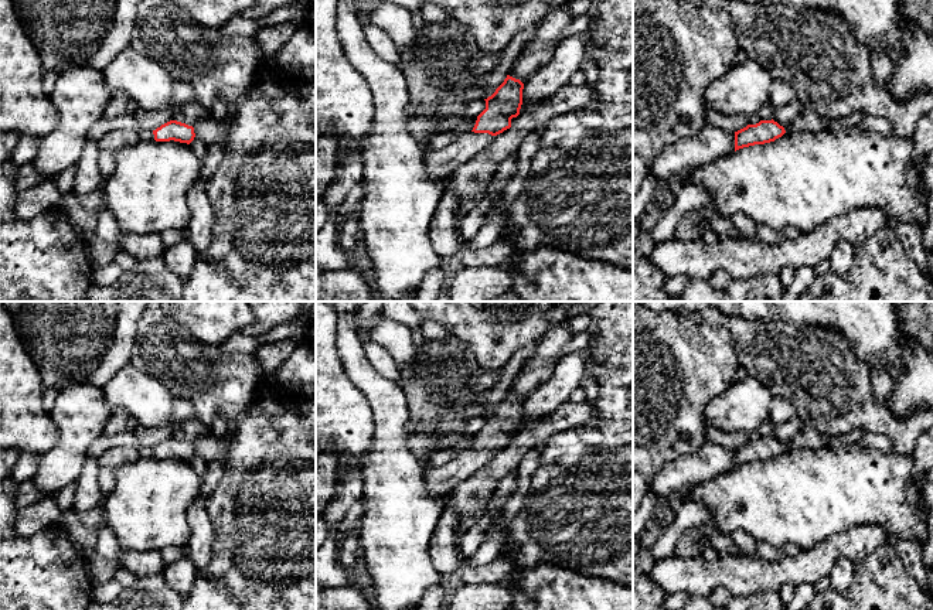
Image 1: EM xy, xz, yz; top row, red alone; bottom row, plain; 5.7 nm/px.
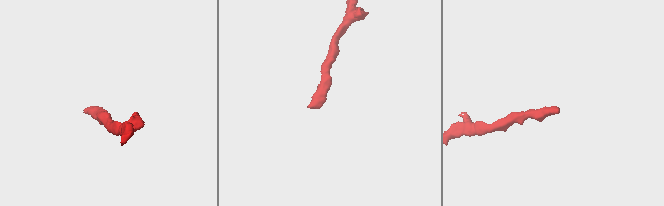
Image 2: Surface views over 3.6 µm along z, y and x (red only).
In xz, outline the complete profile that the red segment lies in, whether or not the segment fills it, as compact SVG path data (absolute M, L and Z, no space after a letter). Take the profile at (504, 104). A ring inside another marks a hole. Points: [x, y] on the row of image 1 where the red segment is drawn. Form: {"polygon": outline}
{"polygon": "M510 75L486 100L486 109L477 116L471 132L437 151L426 151L428 177L443 188L445 183L466 161L484 150L493 137L511 127L511 119L520 115L524 84Z"}

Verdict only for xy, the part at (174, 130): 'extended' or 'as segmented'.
as segmented

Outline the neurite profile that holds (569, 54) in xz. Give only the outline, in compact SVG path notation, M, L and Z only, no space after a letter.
M588 33L561 41L551 61L524 84L522 102L534 103L549 99L559 88L569 84L585 61L592 59L590 54Z

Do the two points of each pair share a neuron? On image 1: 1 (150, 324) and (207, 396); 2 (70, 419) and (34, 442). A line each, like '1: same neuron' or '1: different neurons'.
1: same neuron
2: different neurons

